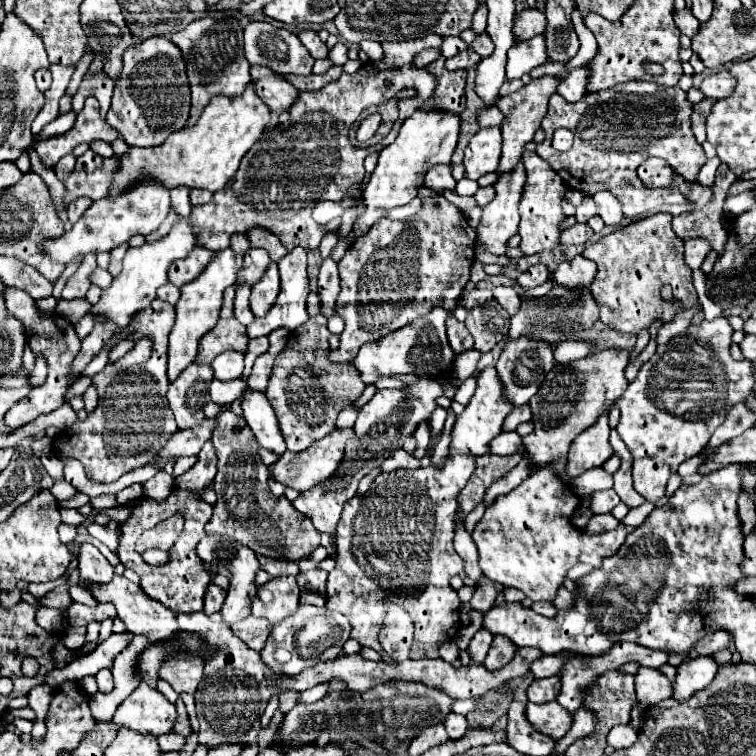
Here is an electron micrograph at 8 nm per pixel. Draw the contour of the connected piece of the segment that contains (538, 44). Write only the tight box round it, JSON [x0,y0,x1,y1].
[506,35,546,79]

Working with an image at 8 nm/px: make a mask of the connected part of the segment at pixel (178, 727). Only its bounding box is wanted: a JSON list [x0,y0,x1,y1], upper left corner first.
[174,699,192,737]

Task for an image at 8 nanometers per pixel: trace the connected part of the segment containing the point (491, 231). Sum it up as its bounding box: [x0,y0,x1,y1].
[476,163,526,255]

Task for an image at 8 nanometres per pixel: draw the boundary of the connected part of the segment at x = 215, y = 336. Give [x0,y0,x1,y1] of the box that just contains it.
[196,287,250,365]

